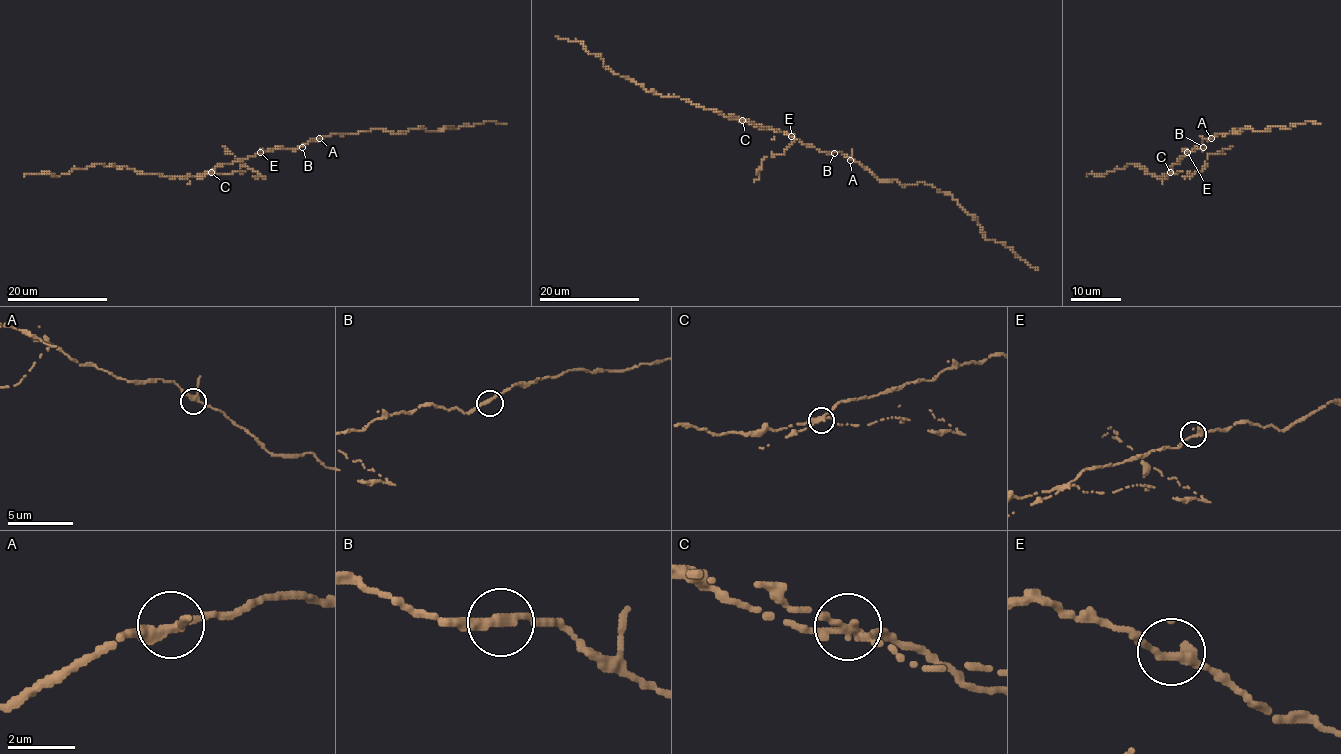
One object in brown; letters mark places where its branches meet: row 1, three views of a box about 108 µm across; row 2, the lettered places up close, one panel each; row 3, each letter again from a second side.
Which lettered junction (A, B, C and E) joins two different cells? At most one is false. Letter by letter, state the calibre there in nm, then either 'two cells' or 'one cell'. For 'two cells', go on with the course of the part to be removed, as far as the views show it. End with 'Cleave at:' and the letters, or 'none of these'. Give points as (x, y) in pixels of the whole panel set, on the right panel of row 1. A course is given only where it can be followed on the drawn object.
A: calibre 260 nm; one cell
B: calibre 300 nm; one cell
C: calibre 260 nm; two cells; course (1170, 172), (1177, 174), (1180, 172), (1189, 177), (1206, 168), (1208, 154), (1233, 146)
E: calibre 280 nm; one cell
Cleave at: C

